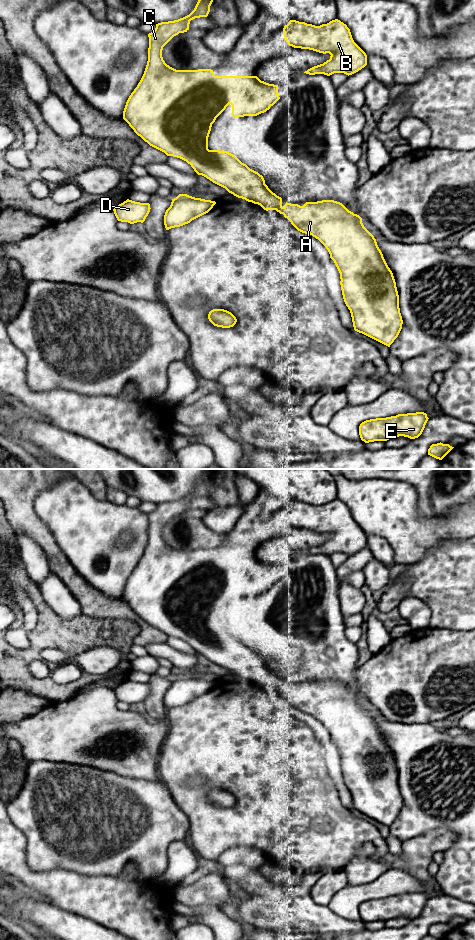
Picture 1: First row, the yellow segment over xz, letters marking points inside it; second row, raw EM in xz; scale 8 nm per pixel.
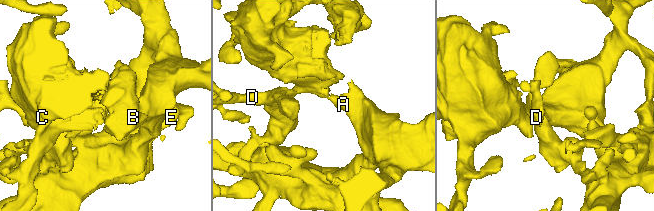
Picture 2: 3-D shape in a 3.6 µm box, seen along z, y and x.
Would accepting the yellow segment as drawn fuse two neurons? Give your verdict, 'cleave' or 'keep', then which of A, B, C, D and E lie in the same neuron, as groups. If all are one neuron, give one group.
keep; groups A B C D E

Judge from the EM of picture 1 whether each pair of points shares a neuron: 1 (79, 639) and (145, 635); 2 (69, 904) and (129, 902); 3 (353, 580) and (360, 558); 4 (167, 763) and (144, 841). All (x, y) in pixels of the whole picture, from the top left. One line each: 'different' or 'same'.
1: different
2: same
3: different
4: different

